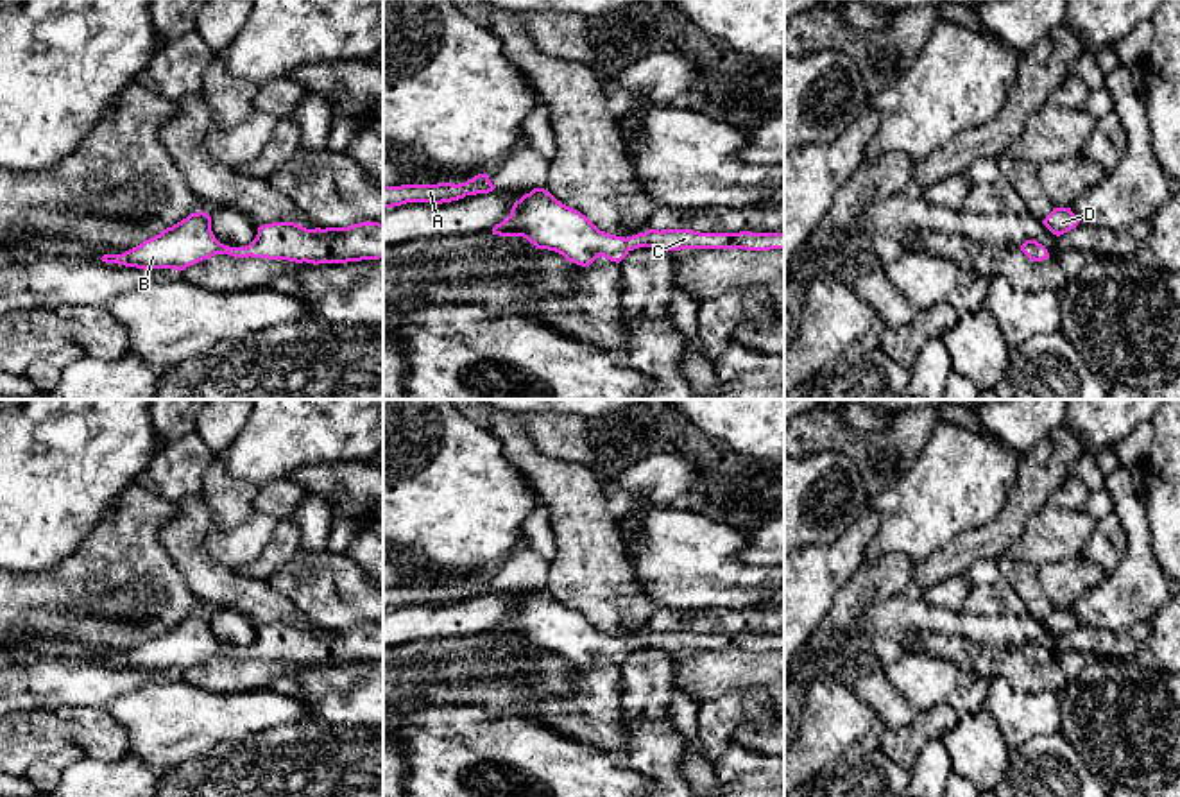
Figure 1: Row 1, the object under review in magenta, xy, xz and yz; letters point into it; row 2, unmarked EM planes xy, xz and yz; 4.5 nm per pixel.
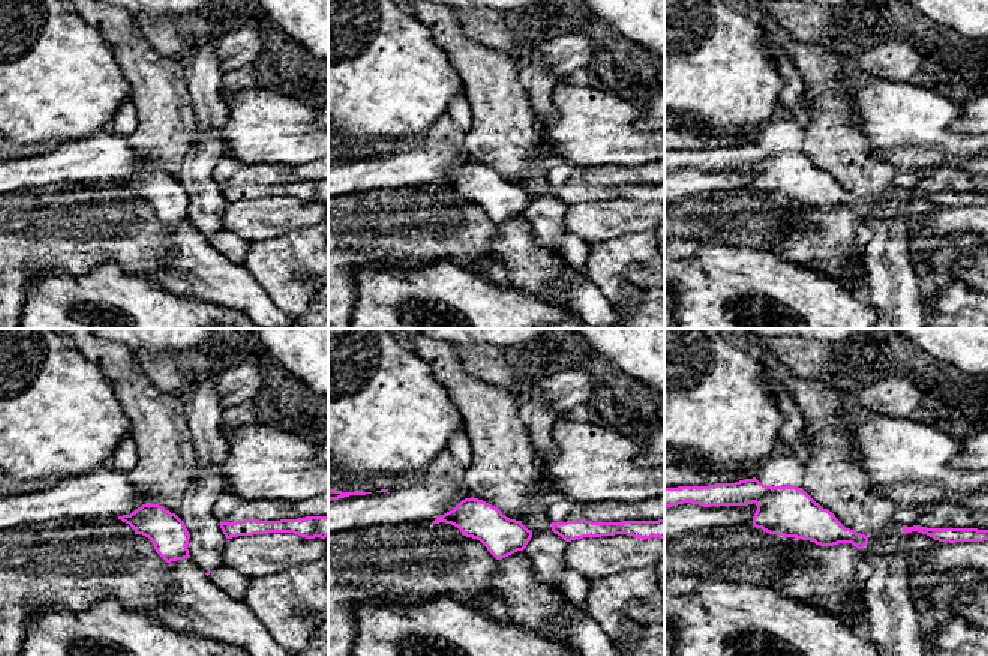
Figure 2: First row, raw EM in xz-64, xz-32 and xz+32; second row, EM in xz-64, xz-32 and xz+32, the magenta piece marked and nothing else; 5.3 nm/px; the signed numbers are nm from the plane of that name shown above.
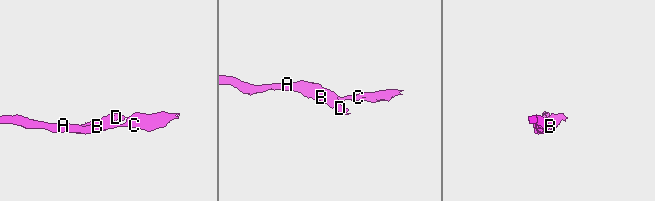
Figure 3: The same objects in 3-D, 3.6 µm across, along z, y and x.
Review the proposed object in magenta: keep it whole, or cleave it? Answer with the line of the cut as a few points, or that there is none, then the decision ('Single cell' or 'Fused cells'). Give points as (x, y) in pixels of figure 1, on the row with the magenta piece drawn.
No split. Single cell

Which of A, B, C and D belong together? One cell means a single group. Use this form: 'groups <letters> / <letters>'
groups A B C D

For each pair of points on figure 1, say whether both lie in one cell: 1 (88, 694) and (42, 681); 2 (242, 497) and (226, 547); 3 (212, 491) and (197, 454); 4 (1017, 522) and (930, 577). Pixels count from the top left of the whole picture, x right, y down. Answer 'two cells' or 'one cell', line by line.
1: one cell
2: two cells
3: two cells
4: one cell

